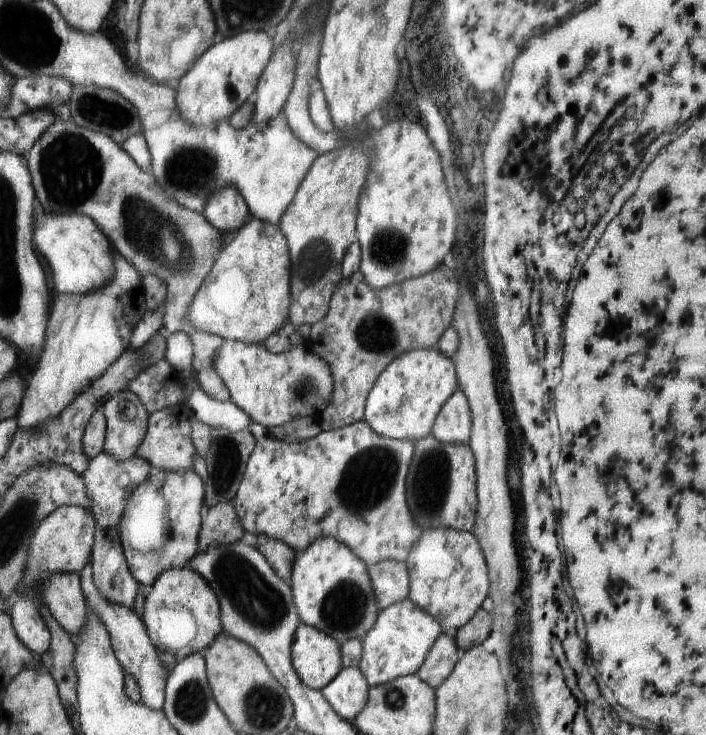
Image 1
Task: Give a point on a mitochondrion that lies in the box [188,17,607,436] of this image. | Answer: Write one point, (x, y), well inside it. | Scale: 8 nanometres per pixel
(376, 333)

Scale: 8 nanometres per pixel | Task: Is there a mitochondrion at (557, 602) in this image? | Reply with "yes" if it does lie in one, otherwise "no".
no

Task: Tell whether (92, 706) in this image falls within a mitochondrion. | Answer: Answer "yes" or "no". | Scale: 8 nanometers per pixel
no

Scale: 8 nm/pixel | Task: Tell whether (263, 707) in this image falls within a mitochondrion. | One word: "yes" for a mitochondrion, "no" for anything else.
yes

